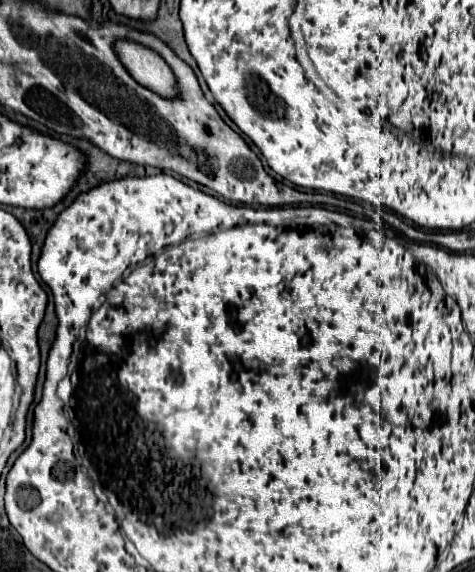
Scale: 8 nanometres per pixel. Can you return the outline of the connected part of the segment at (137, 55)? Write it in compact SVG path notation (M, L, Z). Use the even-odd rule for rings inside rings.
M117 42L115 48L121 62L139 84L147 86L163 98L171 98L177 94L175 76L159 54L133 42Z

